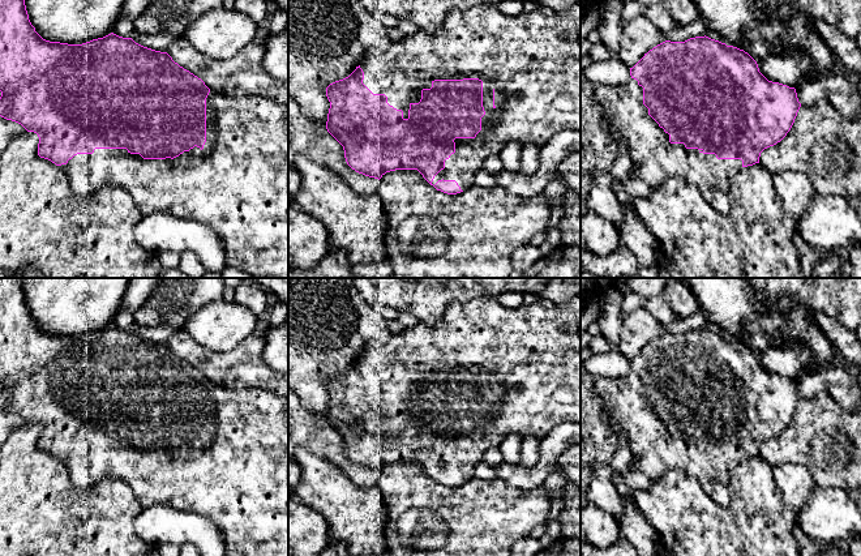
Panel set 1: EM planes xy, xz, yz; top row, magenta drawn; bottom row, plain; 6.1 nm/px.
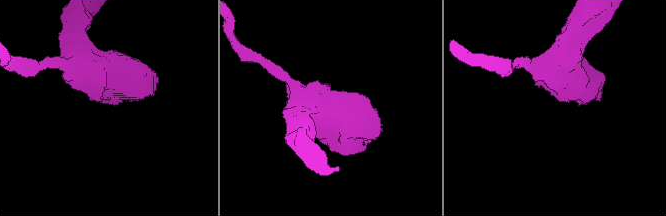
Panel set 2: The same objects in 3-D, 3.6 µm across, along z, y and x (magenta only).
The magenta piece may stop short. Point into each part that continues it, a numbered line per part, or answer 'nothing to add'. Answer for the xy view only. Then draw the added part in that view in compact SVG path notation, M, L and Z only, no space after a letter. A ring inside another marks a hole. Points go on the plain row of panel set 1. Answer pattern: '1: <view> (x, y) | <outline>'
1: xy (238, 477) | M210 382L206 390L206 435L202 442L194 439L174 452L144 452L127 441L95 441L93 446L77 446L59 459L69 469L72 482L78 488L91 488L104 479L119 479L129 486L142 508L162 504L213 521L224 536L227 556L288 556L288 398L286 397L265 389L228 389Z

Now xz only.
1: xz (532, 353) | M581 294L567 299L562 303L551 301L548 299L539 298L534 304L523 304L519 308L509 309L502 307L493 296L476 296L466 301L451 301L438 321L421 322L415 326L407 328L400 334L391 334L385 343L372 342L369 347L360 355L360 360L364 364L363 376L373 386L385 386L387 395L397 402L403 403L403 411L408 411L408 402L411 395L419 395L421 392L421 382L430 381L434 372L463 372L463 371L479 371L483 373L483 399L485 407L481 410L481 423L475 431L455 431L455 445L445 453L445 461L441 462L433 471L434 478L438 472L455 472L462 483L467 483L474 478L476 466L483 462L483 456L491 449L497 448L507 436L518 435L522 439L531 436L537 440L547 437L557 425L564 423L574 423L581 425Z

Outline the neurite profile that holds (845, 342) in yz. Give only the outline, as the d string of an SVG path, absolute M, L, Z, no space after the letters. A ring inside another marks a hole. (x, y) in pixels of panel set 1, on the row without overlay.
M809 309L809 317L818 330L828 338L838 354L853 364L861 364L861 343L856 332L844 328L822 312Z

